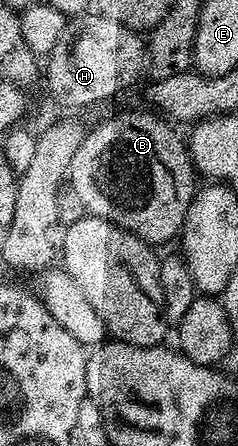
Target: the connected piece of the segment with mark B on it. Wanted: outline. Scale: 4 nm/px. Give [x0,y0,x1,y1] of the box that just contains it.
[67,112,198,246]

